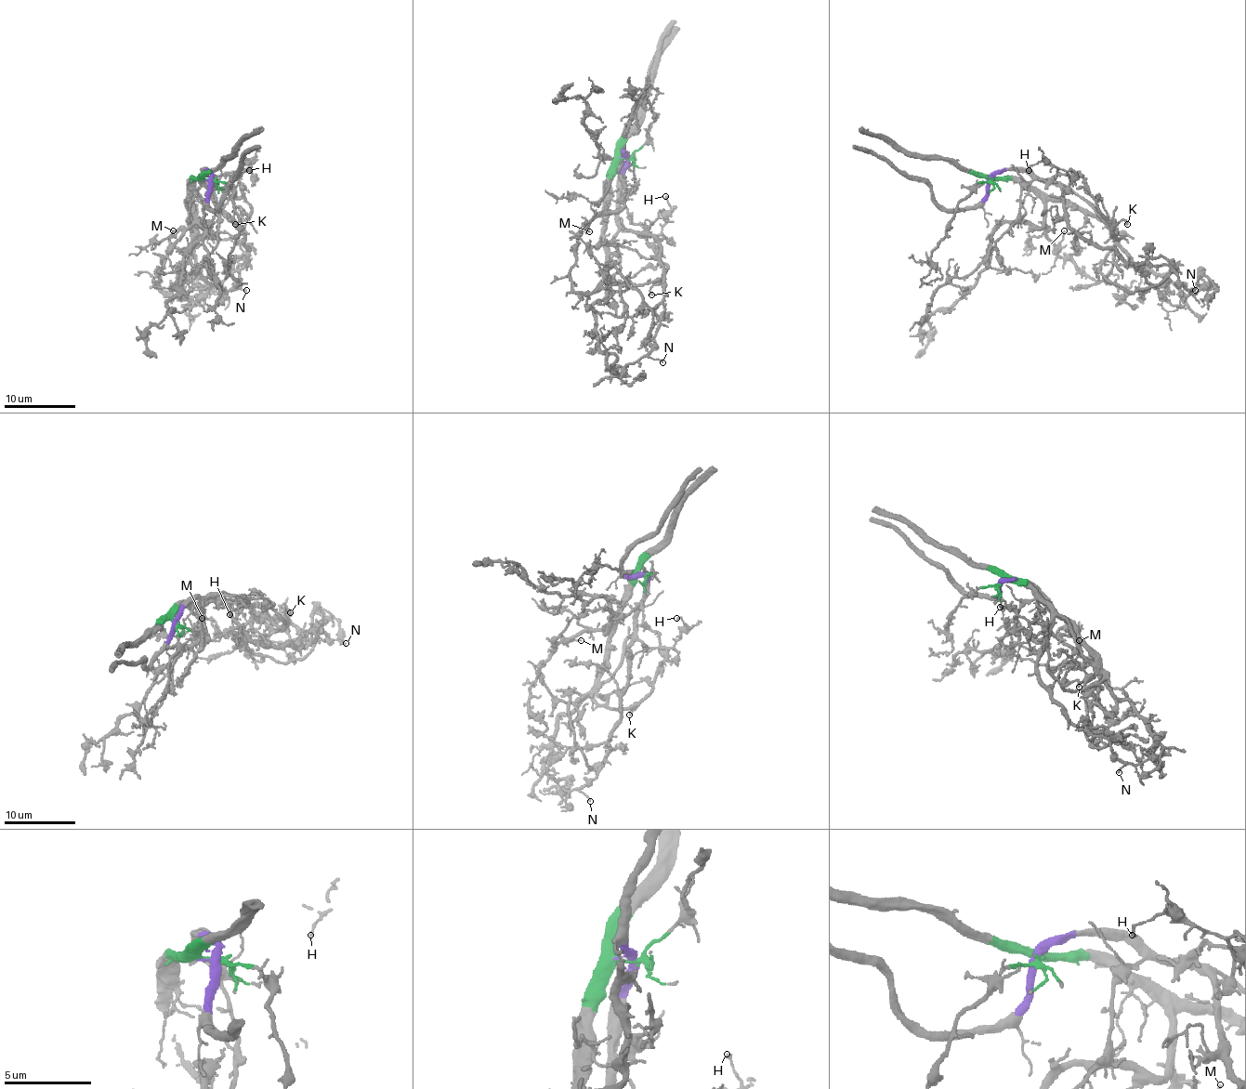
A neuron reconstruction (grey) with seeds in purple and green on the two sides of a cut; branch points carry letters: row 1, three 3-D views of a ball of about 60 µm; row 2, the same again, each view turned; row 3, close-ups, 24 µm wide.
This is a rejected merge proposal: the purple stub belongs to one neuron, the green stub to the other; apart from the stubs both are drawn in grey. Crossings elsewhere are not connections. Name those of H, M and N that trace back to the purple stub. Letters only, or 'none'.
H, N

